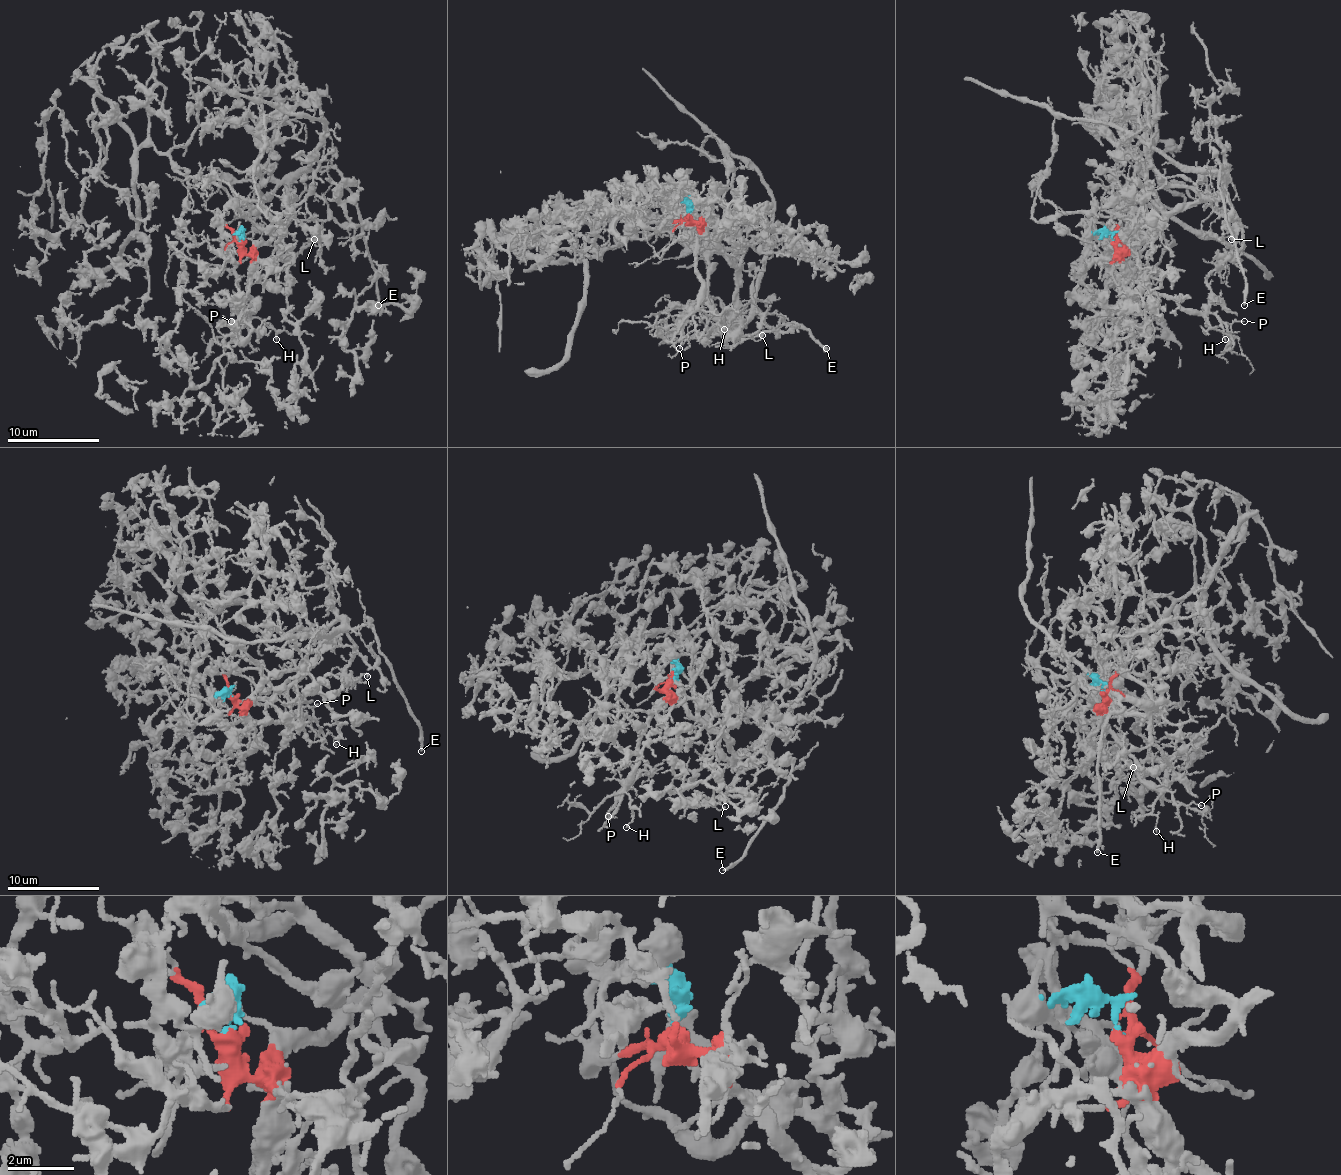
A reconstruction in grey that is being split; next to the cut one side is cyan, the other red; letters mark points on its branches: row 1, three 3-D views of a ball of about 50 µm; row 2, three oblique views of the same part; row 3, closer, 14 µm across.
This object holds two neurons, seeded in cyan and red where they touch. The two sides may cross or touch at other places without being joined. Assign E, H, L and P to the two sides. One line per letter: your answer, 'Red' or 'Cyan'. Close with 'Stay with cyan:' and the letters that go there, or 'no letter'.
E: Red
H: Red
L: Red
P: Red
Stay with cyan: no letter

